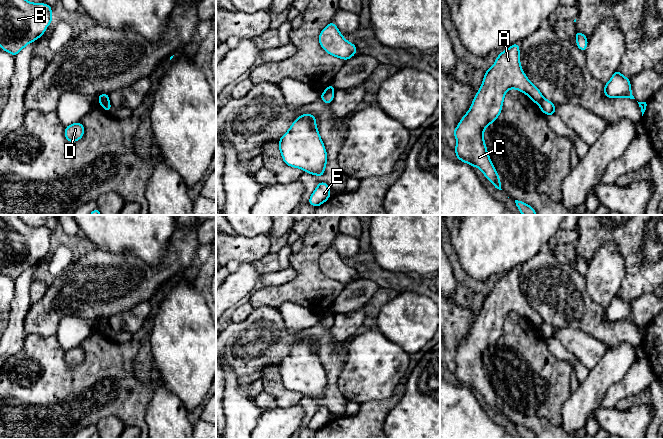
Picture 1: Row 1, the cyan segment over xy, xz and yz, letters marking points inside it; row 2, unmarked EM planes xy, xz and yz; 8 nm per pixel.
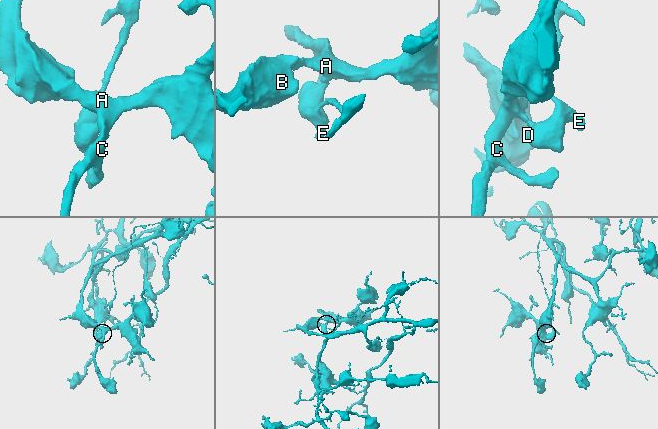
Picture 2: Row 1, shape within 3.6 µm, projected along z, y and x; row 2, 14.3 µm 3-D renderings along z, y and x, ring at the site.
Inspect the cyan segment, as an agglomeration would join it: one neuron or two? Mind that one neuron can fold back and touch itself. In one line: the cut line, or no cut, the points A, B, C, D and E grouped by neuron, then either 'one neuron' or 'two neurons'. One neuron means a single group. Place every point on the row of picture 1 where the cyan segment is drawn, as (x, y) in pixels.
cut in xy along (108, 100), (99, 102); A B C / D E; two neurons

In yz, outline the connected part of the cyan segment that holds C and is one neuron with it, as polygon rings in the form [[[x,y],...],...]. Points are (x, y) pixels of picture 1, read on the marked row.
[[[515,43],[498,55],[494,65],[485,72],[482,85],[469,111],[452,132],[457,139],[454,149],[457,159],[478,167],[499,190],[502,190],[501,181],[488,155],[483,131],[498,118],[505,93],[509,89],[515,88],[523,92],[536,104],[544,99],[540,90],[523,72],[519,49],[519,43]]]

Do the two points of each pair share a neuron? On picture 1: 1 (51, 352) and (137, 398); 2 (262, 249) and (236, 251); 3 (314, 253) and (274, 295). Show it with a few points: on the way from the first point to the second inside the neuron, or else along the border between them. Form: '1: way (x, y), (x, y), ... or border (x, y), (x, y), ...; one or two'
1: way (68, 375), (92, 397), (114, 397); one
2: way (256, 249), (242, 251); one
3: way (307, 266), (307, 274), (287, 292); one

